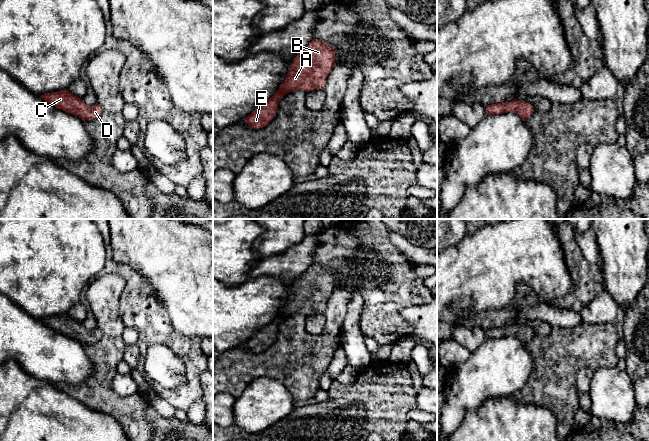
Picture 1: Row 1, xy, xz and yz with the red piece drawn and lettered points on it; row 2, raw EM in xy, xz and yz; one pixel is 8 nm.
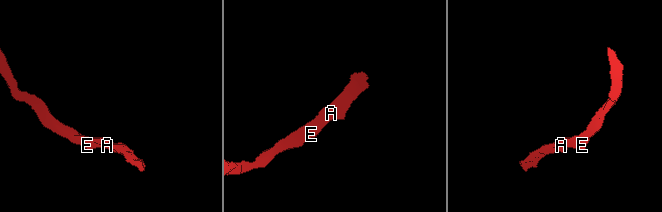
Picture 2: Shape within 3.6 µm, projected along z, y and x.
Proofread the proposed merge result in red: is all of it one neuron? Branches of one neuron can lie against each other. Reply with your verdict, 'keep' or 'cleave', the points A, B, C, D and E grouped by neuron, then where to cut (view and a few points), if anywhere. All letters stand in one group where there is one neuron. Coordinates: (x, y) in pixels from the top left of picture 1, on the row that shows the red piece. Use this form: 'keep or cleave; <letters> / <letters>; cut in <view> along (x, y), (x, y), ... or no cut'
keep; A B C D E; no cut

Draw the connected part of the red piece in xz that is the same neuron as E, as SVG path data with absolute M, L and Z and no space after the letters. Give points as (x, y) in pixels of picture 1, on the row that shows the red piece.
M313 39L292 61L284 82L274 95L257 107L243 120L251 129L268 125L278 110L278 102L294 90L305 92L323 89L326 78L335 66L335 48L326 42Z

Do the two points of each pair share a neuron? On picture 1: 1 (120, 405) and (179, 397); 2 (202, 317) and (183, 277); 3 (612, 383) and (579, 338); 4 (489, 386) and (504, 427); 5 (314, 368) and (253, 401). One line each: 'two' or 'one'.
1: two
2: one
3: two
4: two
5: two

